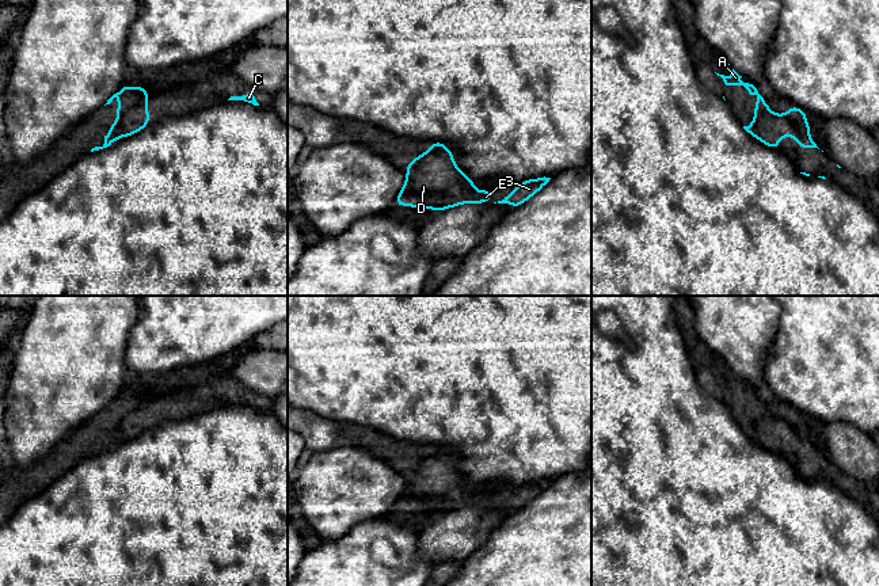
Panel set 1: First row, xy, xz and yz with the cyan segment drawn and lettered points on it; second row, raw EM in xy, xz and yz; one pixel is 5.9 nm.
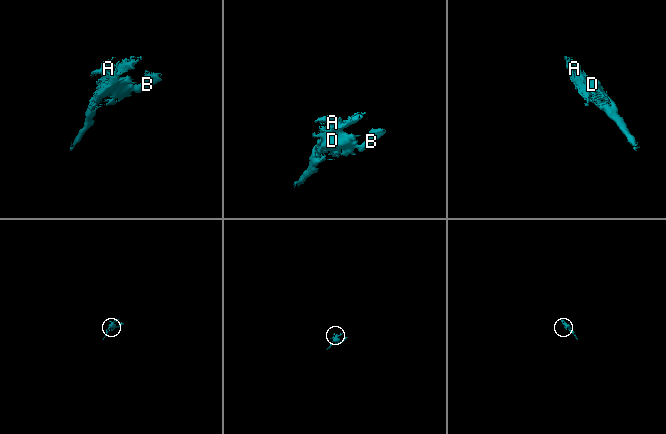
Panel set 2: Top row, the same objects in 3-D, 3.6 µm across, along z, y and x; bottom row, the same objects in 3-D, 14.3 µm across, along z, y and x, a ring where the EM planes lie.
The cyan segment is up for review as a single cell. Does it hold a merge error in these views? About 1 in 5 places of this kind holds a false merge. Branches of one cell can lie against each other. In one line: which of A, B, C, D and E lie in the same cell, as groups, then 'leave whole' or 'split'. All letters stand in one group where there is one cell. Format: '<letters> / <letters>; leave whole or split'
A / B C D E; split

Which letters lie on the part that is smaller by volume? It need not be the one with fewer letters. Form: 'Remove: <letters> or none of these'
Remove: A

